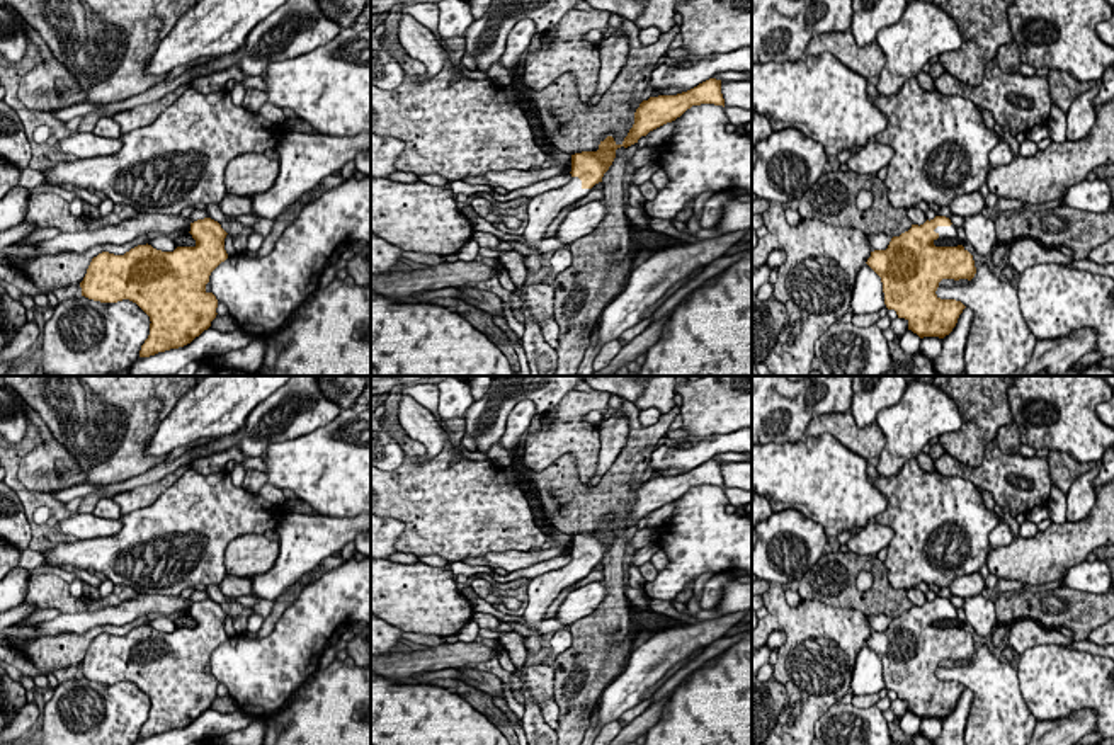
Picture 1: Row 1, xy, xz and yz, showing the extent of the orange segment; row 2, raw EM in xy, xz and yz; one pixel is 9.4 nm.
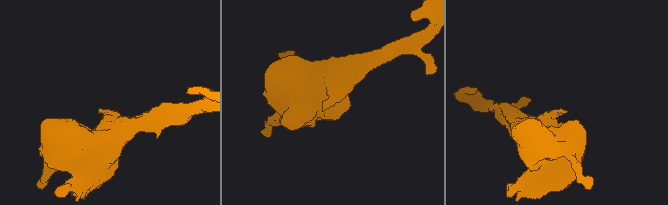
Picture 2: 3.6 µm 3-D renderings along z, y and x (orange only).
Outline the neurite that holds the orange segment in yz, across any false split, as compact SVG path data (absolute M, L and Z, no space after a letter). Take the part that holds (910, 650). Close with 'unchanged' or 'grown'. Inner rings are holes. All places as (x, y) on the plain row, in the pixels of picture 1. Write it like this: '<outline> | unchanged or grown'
M935 597L924 606L912 609L900 617L893 617L886 631L874 631L867 646L881 658L884 685L895 691L898 699L908 702L908 711L924 718L944 719L952 713L959 696L966 689L956 680L941 680L935 672L942 660L968 660L976 655L973 636L963 628L935 628L937 619L958 619L958 609L946 597Z | grown

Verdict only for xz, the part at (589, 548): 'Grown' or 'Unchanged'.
Grown

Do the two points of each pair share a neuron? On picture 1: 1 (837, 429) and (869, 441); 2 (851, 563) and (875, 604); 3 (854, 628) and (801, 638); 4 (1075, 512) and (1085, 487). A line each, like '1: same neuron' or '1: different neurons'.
1: same neuron
2: same neuron
3: same neuron
4: same neuron

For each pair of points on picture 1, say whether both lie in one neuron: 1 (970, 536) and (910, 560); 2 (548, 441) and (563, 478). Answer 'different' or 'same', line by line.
1: same
2: different

